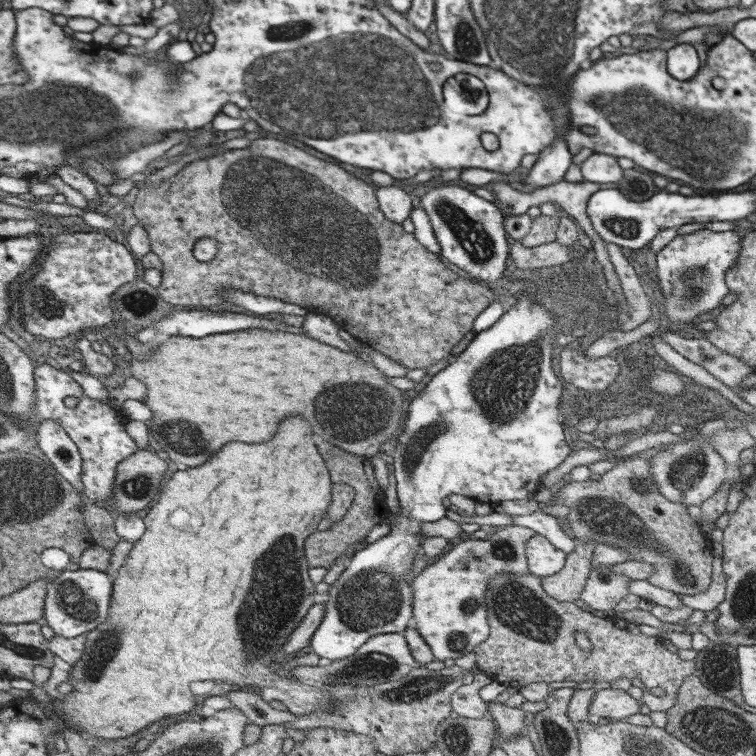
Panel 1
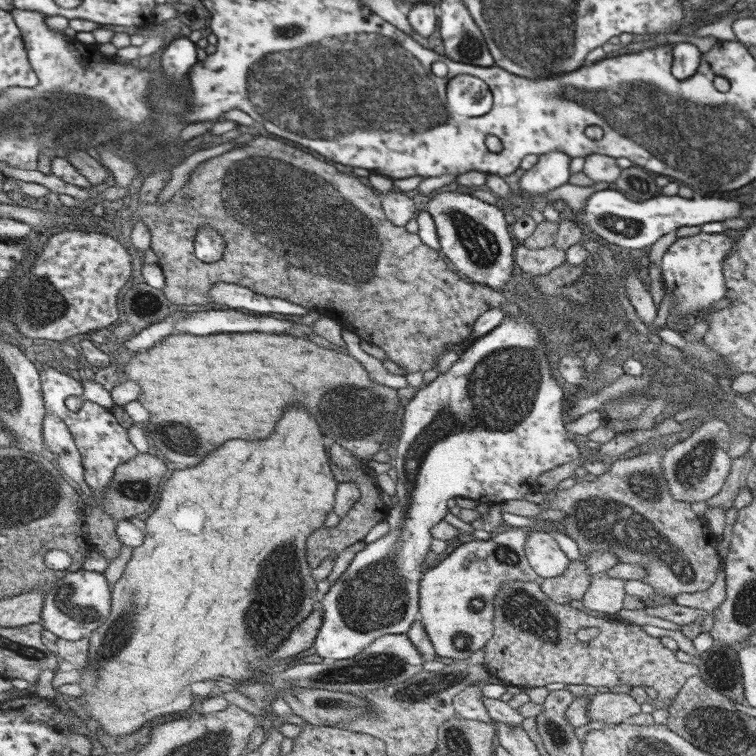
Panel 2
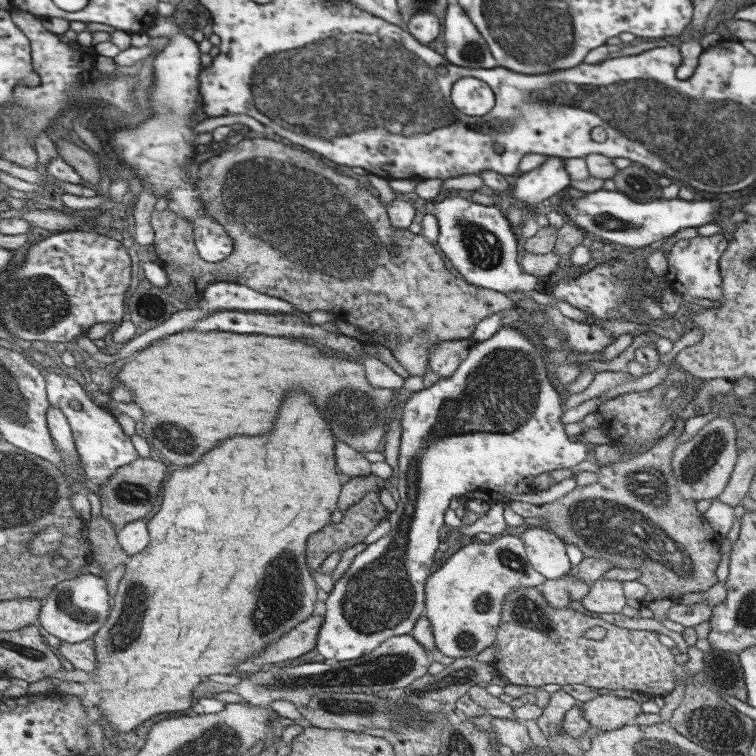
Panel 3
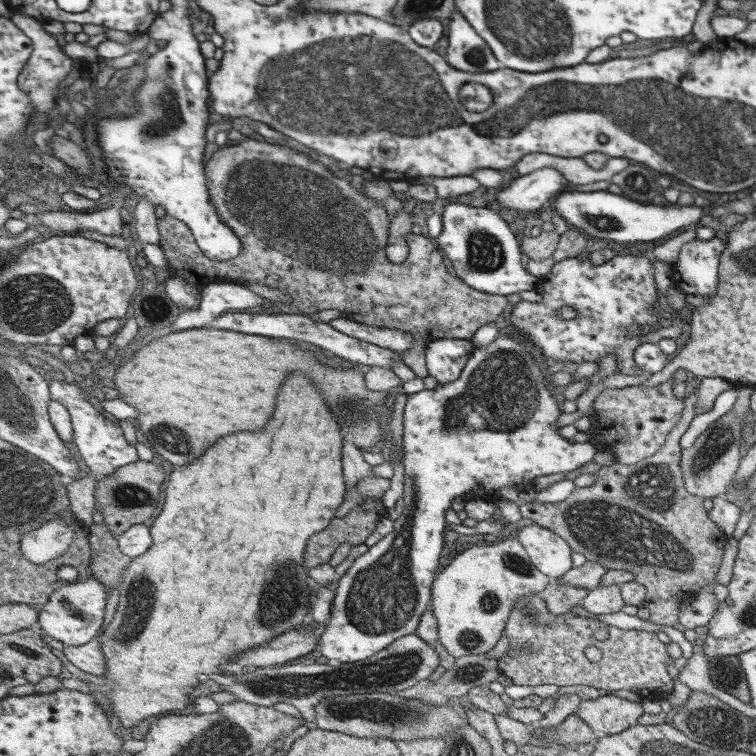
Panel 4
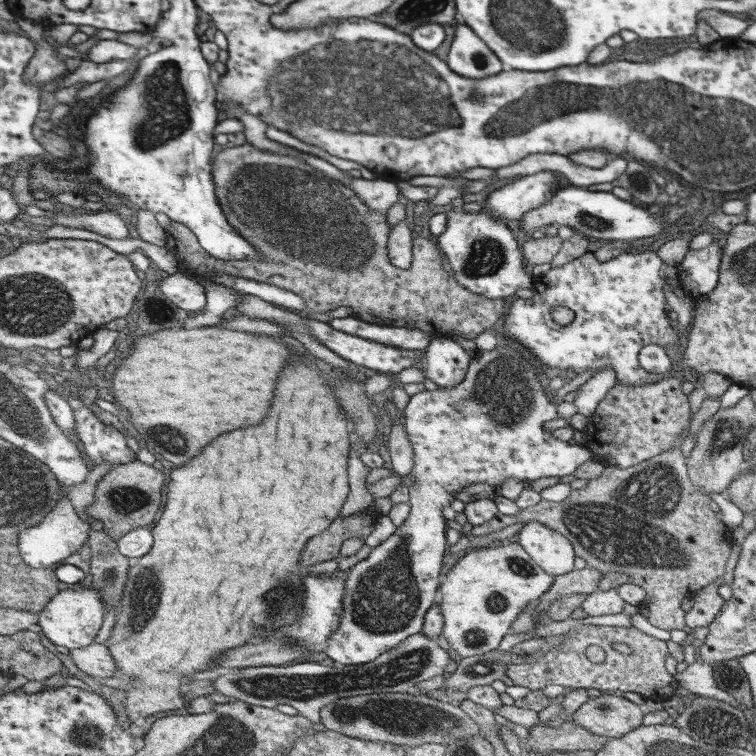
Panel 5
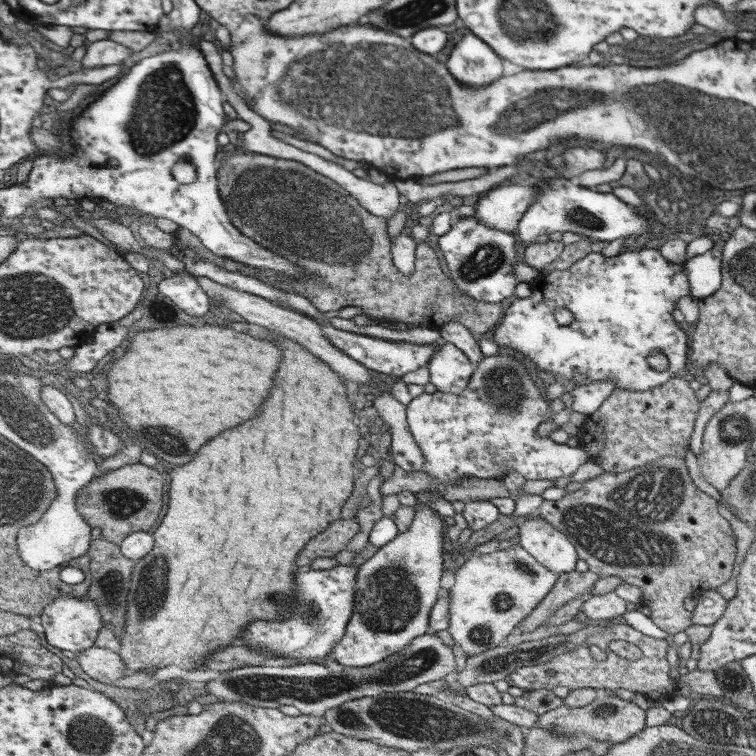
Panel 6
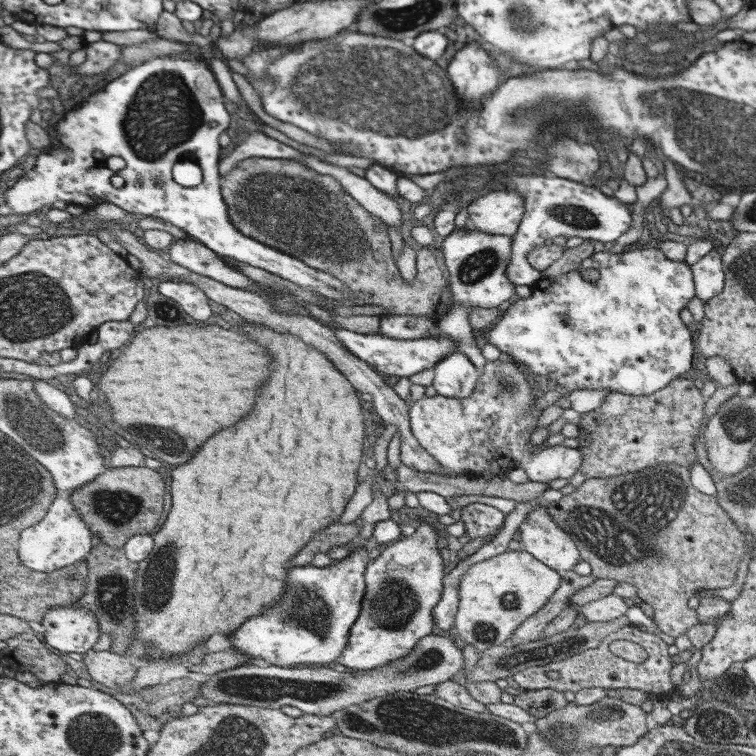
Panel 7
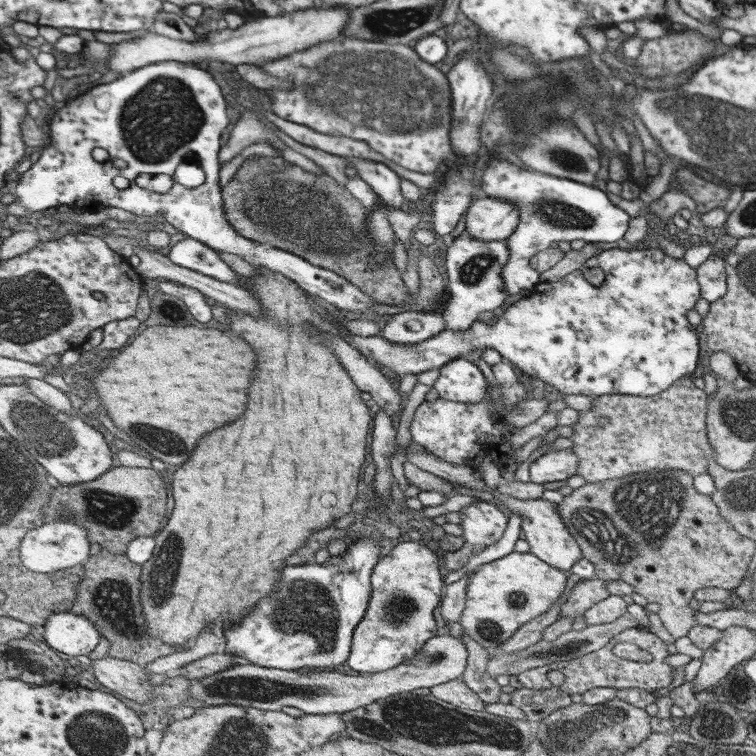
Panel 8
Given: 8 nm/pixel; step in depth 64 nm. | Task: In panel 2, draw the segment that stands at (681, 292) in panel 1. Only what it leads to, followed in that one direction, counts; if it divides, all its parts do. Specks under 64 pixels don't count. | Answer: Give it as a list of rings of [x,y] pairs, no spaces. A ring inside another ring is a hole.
[[[700,232],[691,237],[678,237],[662,257],[662,276],[665,294],[674,299],[673,316],[694,314],[710,308],[714,302],[722,300],[729,292],[725,284],[724,265],[729,253],[734,249],[736,240],[726,233],[708,234]]]

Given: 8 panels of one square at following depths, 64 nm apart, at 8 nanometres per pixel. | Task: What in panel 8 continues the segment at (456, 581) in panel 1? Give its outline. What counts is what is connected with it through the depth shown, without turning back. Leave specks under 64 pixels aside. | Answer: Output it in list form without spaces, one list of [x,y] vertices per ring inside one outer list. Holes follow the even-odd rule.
[[[513,551],[504,558],[483,564],[469,577],[466,607],[458,622],[465,636],[476,640],[484,649],[494,649],[513,637],[522,626],[548,613],[565,593],[567,582],[562,571],[542,562],[536,555]]]

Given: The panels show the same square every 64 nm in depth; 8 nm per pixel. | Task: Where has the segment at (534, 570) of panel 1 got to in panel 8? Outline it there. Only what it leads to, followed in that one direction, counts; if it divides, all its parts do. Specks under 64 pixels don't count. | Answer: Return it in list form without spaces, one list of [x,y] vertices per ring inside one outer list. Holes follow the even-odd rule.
[[[412,439],[409,446],[410,446],[410,453],[408,453],[407,461],[412,462],[412,464],[414,464],[414,466],[418,466],[418,468],[420,468],[420,470],[426,470],[426,472],[430,472],[433,475],[435,475],[436,478],[440,477],[441,479],[446,479],[447,481],[450,481],[452,483],[459,484],[459,486],[466,486],[467,488],[475,488],[477,490],[484,490],[484,491],[490,490],[490,492],[492,492],[492,494],[494,494],[494,496],[496,498],[498,498],[498,500],[500,500],[500,501],[502,501],[502,503],[506,504],[506,506],[508,508],[510,508],[510,510],[512,512],[519,514],[519,516],[522,517],[522,523],[521,523],[522,532],[524,532],[524,536],[526,536],[526,538],[524,538],[524,540],[526,540],[526,542],[528,542],[528,544],[530,546],[529,552],[531,554],[536,555],[538,559],[542,560],[542,562],[546,562],[549,564],[549,566],[552,566],[553,568],[556,568],[557,570],[560,570],[560,571],[563,571],[563,570],[570,571],[572,569],[572,566],[574,566],[574,564],[576,564],[576,562],[579,562],[584,557],[584,552],[581,551],[580,544],[577,542],[577,539],[575,539],[573,537],[572,532],[569,530],[569,528],[566,526],[566,524],[564,522],[562,522],[562,516],[560,514],[558,514],[558,510],[556,510],[556,504],[554,504],[554,502],[548,502],[548,500],[544,500],[542,498],[538,498],[536,500],[532,500],[532,499],[520,500],[520,499],[511,497],[509,495],[506,495],[506,494],[500,494],[500,492],[498,492],[498,490],[496,490],[496,488],[494,490],[491,490],[490,488],[488,488],[488,486],[485,485],[484,480],[482,479],[482,475],[480,474],[480,471],[478,470],[478,468],[464,466],[464,464],[462,464],[462,466],[456,466],[456,464],[450,464],[450,462],[444,462],[444,460],[442,460],[441,458],[436,457],[435,454],[432,454],[430,451],[427,451],[423,446],[420,446],[416,441],[414,441],[414,439]]]

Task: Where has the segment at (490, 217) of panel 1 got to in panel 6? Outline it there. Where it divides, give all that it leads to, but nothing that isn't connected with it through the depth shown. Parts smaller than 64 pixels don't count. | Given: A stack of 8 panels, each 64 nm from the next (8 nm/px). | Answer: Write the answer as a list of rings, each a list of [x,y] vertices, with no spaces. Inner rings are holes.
[[[474,217],[458,218],[454,228],[439,236],[438,246],[442,249],[450,276],[454,278],[458,289],[474,299],[500,303],[512,296],[520,284],[517,274],[514,274],[514,264],[518,262],[516,240],[508,231],[490,228]]]

